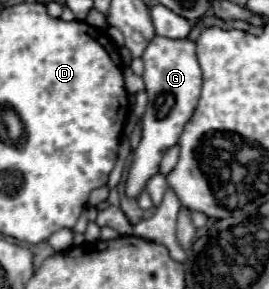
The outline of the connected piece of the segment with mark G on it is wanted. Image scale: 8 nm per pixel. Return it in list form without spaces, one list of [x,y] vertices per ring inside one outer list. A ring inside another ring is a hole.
[[[154,37],[148,49],[142,55],[144,61],[144,83],[148,93],[148,107],[142,117],[142,139],[140,145],[132,153],[132,167],[126,181],[126,195],[138,197],[150,177],[154,177],[160,169],[160,161],[164,151],[178,143],[178,137],[192,117],[200,89],[202,89],[202,71],[196,59],[196,43],[194,41],[172,41],[166,37]]]

